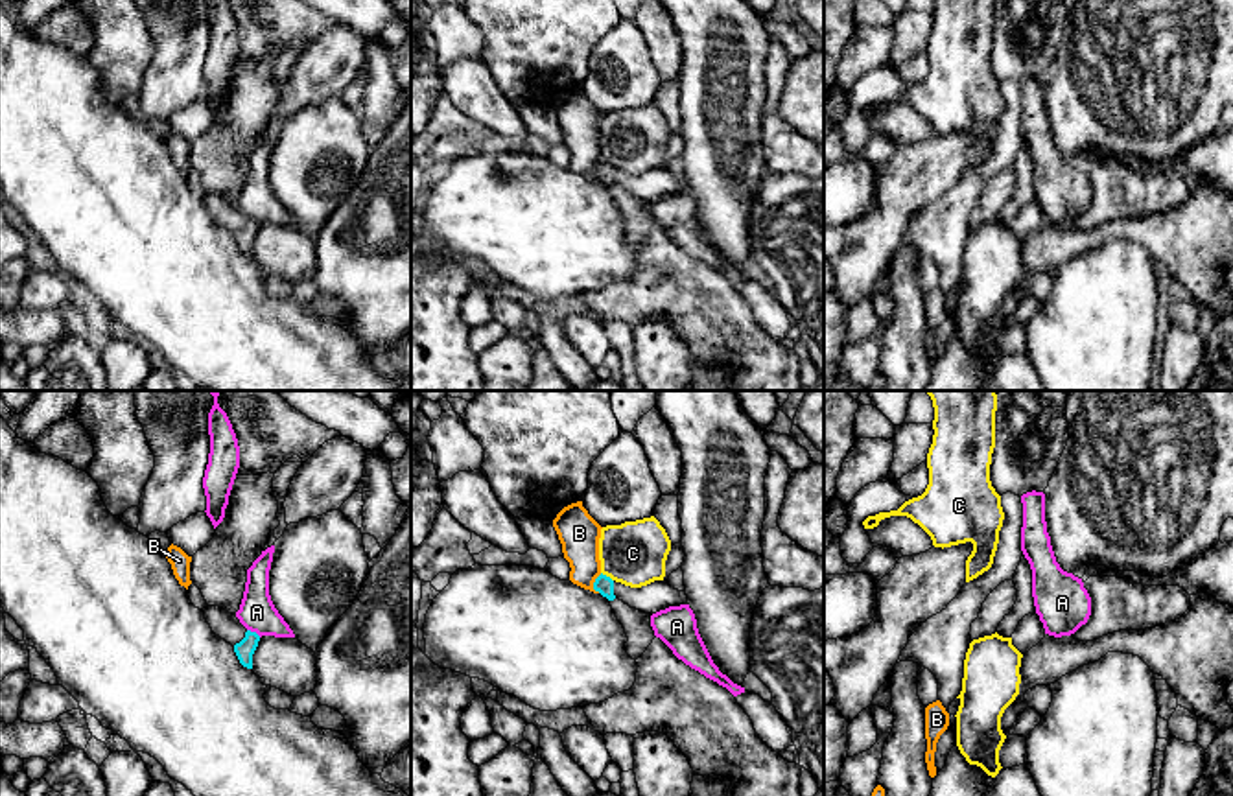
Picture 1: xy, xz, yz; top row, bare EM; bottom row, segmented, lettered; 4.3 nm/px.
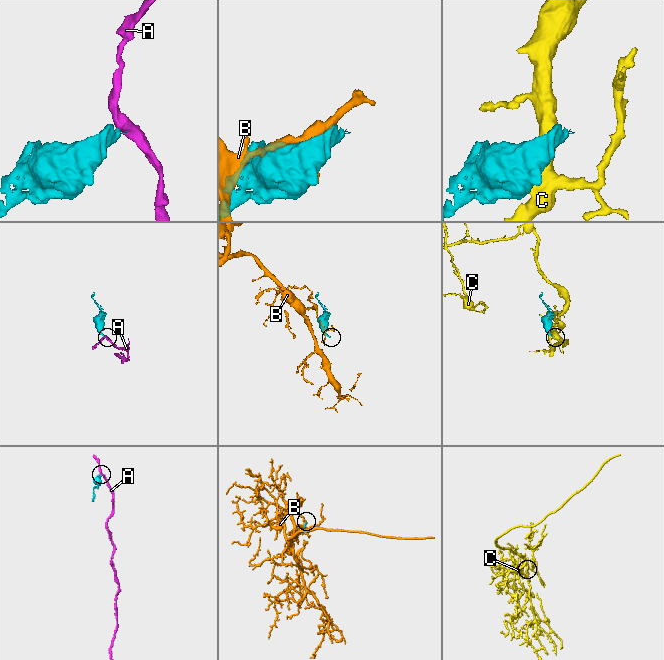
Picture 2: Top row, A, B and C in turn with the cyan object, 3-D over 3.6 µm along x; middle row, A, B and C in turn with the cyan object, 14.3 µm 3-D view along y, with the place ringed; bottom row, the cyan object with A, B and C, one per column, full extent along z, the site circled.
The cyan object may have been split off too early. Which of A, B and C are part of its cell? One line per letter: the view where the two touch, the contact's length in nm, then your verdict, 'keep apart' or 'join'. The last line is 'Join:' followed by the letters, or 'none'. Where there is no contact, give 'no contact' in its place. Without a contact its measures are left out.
A: xy | 70 nm | keep apart
B: xz | 90 nm | keep apart
C: xz | 70 nm | keep apart
Join: none

